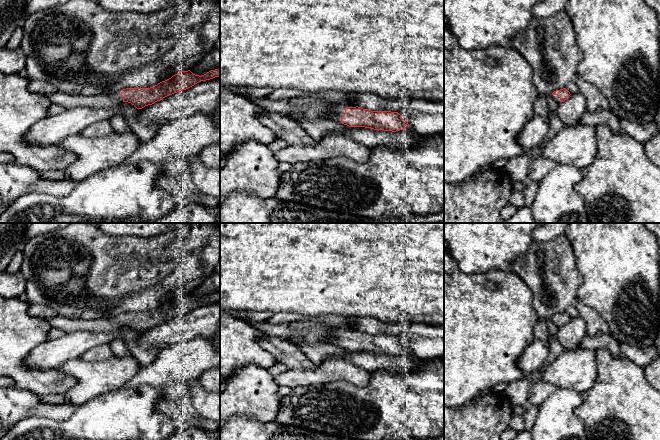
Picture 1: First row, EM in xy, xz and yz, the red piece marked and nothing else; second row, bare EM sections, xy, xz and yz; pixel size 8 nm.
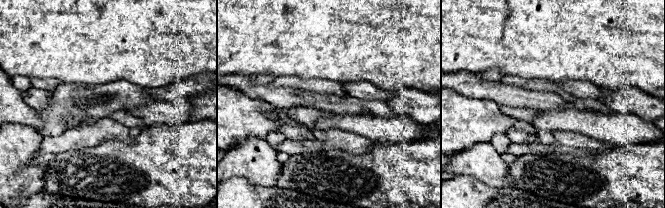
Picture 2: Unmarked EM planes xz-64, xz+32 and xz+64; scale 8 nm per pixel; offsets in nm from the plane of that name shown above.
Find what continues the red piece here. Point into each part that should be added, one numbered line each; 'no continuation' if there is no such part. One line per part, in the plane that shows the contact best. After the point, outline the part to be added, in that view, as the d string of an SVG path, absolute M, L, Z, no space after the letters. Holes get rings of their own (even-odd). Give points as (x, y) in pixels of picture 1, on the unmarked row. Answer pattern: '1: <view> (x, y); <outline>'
1: xz (340, 336); M339 332L335 338L331 338L329 340L329 343L337 345L339 347L341 347L341 342L342 340L345 338L345 332Z

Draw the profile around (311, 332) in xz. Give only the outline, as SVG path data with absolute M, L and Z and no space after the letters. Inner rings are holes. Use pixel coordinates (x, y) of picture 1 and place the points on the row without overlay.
M351 317L346 318L340 327L328 326L315 321L289 322L291 337L289 342L299 345L301 343L321 344L329 343L339 332L356 331L357 326Z

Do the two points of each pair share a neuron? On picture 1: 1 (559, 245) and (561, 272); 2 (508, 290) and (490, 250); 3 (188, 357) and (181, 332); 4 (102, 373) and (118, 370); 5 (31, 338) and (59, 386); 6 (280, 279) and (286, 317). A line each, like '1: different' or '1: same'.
1: same
2: different
3: different
4: same
5: same
6: different

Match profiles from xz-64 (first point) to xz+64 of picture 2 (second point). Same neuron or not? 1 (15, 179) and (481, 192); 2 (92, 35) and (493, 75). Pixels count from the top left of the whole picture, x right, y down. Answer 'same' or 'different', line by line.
1: different
2: different

